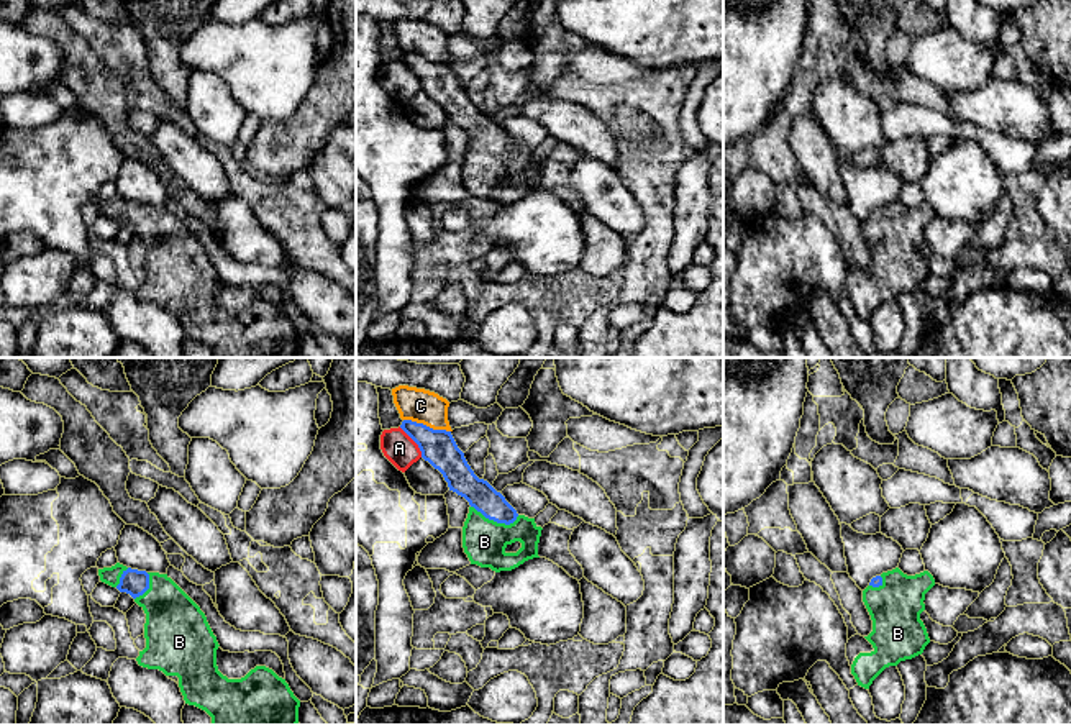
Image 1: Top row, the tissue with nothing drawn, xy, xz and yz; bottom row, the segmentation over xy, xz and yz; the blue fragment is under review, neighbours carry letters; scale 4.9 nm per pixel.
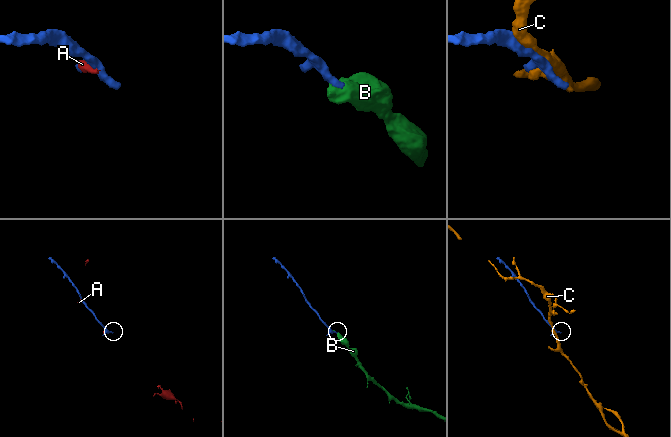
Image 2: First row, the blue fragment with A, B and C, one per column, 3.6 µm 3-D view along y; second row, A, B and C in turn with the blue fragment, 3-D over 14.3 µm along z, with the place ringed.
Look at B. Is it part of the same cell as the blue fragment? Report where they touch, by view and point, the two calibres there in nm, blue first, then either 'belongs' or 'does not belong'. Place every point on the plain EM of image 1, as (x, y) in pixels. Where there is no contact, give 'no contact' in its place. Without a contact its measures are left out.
xz (496, 153) | 140/220 nm | belongs

